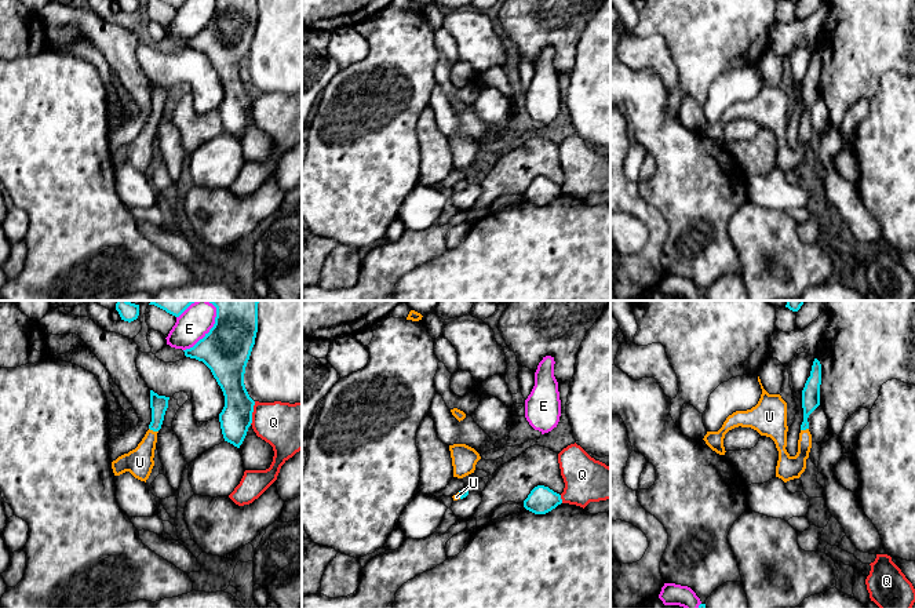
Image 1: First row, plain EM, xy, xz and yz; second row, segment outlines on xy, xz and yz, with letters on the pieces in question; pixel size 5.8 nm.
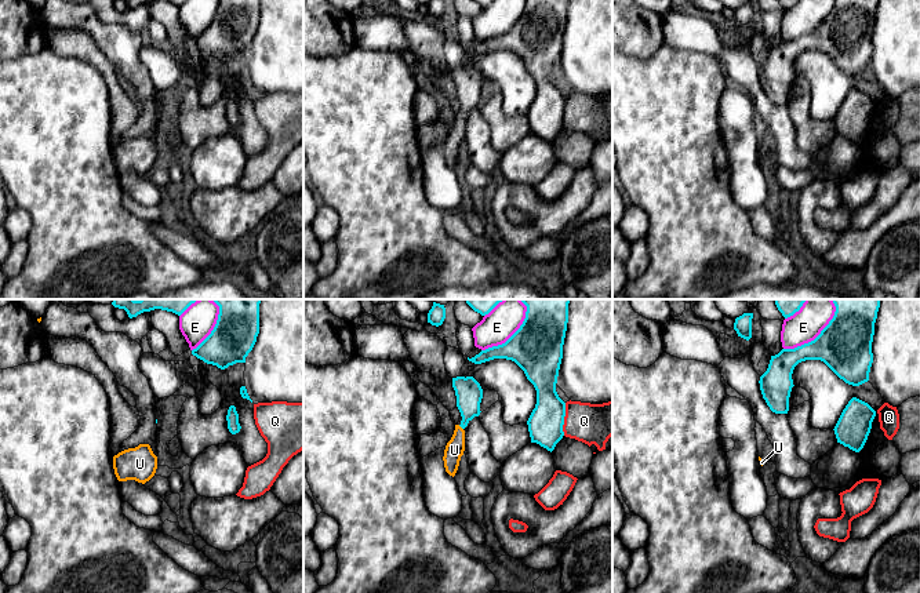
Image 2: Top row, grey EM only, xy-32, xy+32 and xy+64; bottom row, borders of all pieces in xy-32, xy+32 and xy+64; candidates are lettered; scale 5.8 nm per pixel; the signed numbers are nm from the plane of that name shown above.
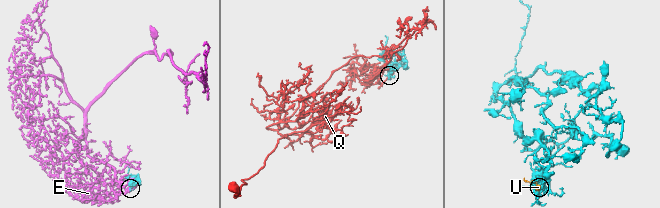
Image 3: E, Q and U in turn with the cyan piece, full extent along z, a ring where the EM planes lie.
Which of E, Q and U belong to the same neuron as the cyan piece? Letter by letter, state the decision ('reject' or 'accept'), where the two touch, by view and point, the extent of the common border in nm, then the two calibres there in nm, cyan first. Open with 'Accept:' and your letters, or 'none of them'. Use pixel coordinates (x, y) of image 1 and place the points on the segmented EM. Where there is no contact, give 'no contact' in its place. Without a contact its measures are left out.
Accept: U
E: reject; contact xy (210, 330); length 340 nm; calibres 280 and 190 nm
Q: reject; contact xy (252, 411); length 140 nm; calibres 190 and 280 nm
U: accept; contact xy (153, 430); length 60 nm; calibres 110 and 160 nm

